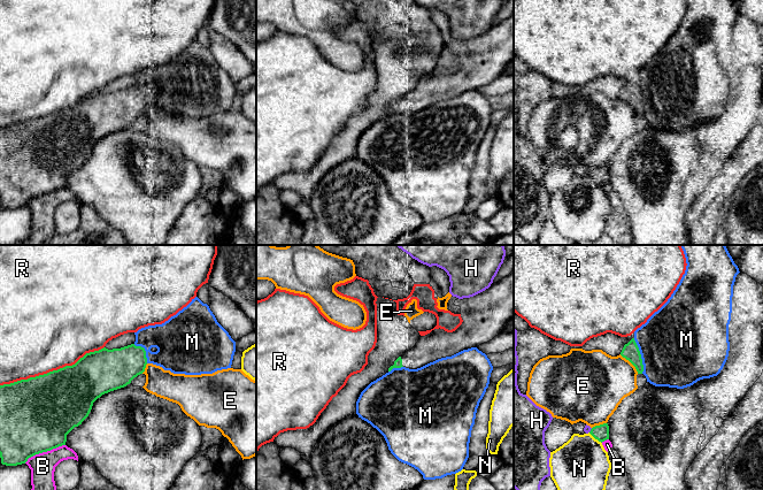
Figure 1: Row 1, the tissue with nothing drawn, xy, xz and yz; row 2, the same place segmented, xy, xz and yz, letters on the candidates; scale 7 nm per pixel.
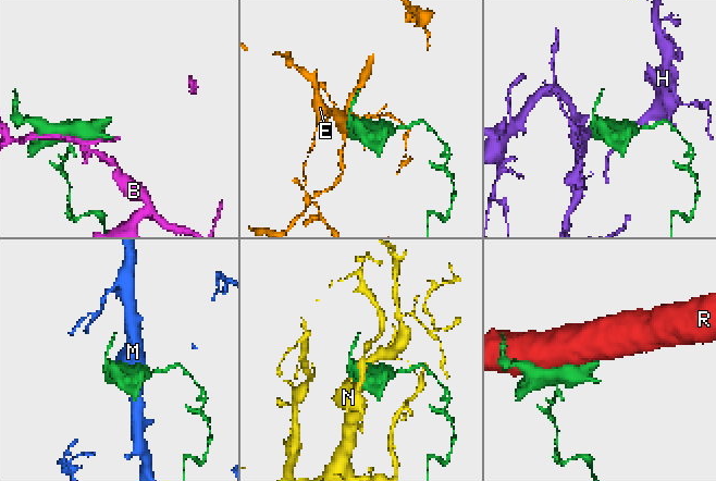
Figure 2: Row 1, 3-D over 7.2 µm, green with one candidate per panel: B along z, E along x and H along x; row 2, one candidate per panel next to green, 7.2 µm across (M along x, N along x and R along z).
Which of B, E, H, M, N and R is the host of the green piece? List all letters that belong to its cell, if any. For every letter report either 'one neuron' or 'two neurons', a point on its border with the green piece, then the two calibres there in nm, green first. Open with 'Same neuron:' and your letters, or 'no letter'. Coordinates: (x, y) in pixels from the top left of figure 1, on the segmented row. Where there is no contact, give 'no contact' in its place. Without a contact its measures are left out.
Same neuron: no letter
B: two neurons; meets green in xy at (44, 451); 500 nm thick on the green side, 180 nm on the other
E: two neurons; meets green in yz at (630, 361); 120 nm thick on the green side, 380 nm on the other
H: two neurons; meets green in yz at (591, 430); 110 nm thick on the green side, 50 nm on the other
M: two neurons; meets green in yz at (640, 355); 120 nm thick on the green side, 500 nm on the other
N: two neurons; meets green in yz at (595, 438); 110 nm thick on the green side, 360 nm on the other
R: two neurons; meets green in xy at (53, 370); 460 nm thick on the green side, 500 nm on the other

